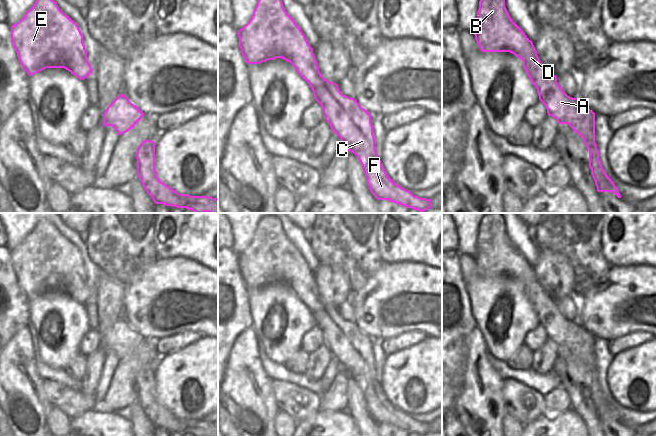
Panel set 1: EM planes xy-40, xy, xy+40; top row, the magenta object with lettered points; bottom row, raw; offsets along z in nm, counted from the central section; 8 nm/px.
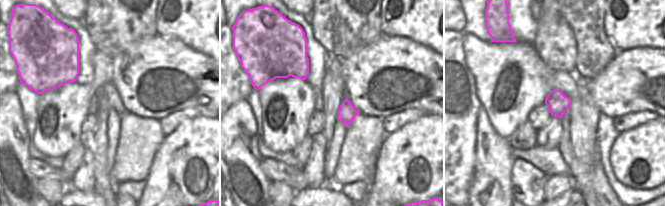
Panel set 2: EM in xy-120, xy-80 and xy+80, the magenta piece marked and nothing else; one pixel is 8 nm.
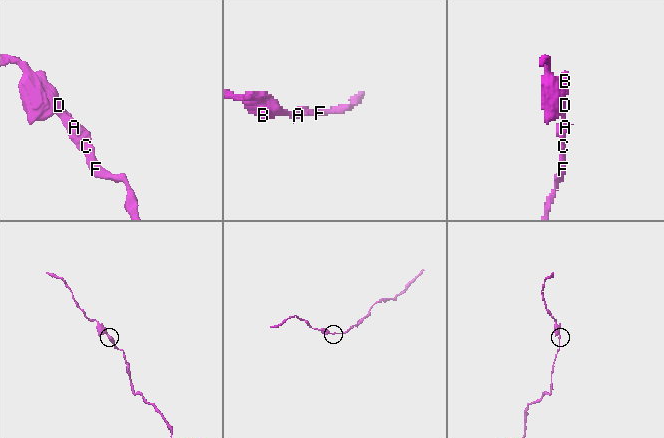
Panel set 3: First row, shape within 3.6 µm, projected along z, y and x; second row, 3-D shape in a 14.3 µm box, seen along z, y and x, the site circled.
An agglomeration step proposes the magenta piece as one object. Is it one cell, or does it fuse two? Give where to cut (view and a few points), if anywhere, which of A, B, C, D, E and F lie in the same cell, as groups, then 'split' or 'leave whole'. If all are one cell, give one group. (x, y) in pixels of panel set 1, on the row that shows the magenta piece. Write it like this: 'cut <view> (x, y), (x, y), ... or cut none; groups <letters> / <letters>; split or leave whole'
cut none; groups A B C D E F; leave whole

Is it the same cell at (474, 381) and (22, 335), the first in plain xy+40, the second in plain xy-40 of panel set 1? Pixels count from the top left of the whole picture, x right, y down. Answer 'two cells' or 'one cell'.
one cell

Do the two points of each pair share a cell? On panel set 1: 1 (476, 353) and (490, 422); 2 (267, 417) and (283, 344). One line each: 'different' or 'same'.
1: same
2: different

